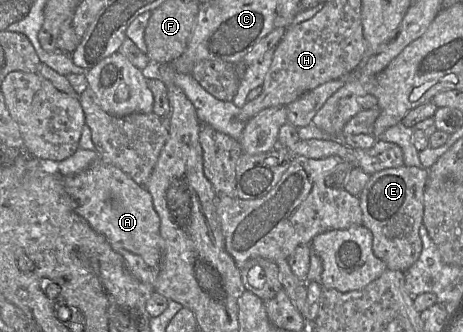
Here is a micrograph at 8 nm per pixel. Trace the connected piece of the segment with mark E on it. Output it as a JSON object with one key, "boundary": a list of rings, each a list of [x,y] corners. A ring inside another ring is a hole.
{"boundary":[[[403,165],[370,175],[359,195],[362,225],[371,231],[373,252],[386,263],[388,269],[405,273],[421,255],[422,241],[419,229],[423,224],[427,181],[428,169]]]}

